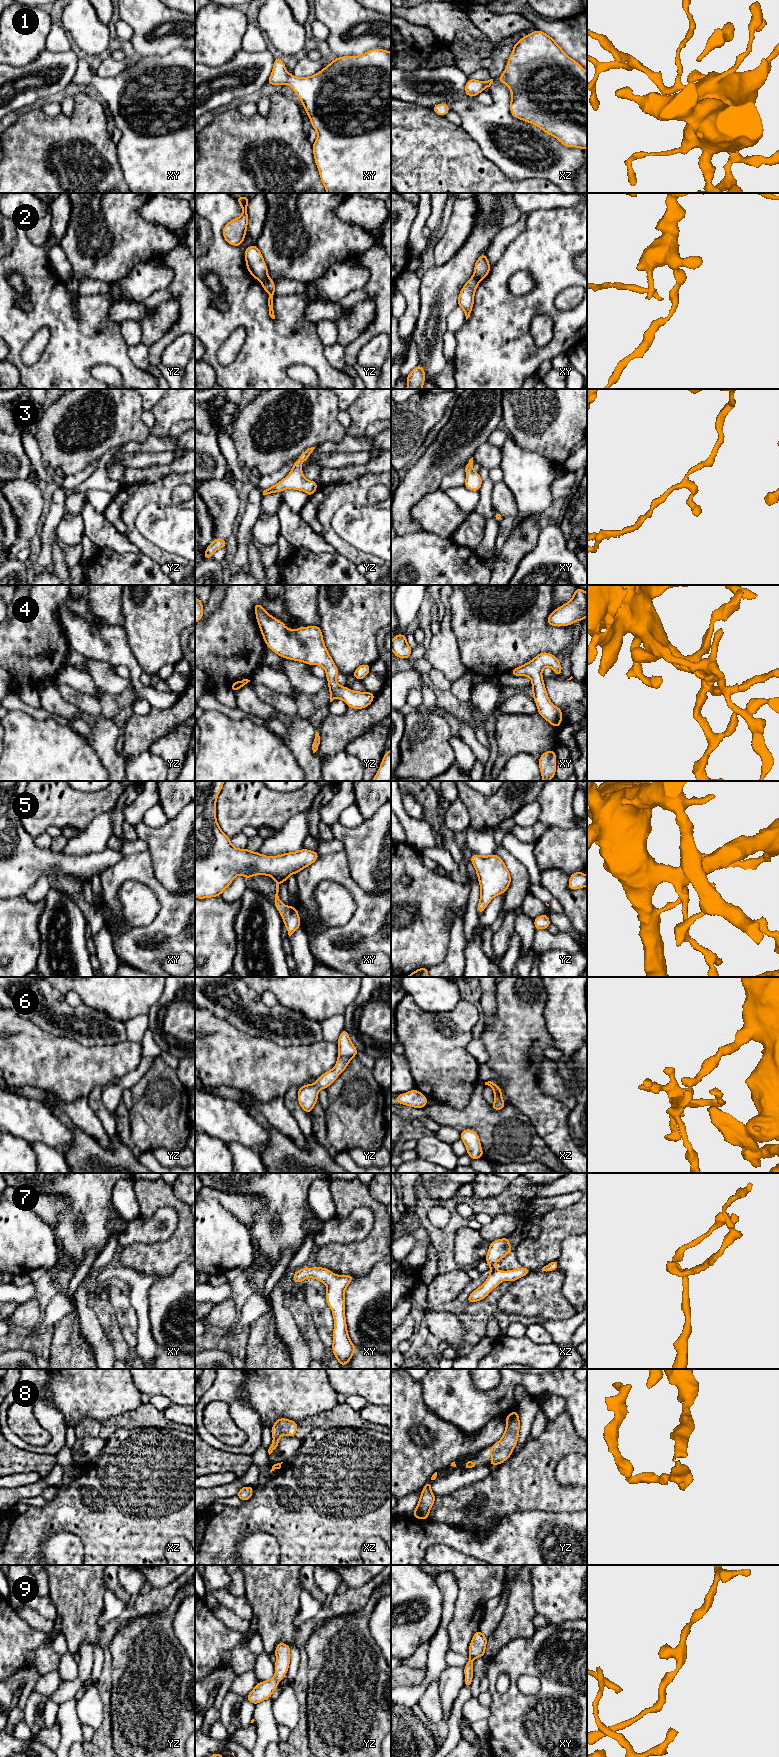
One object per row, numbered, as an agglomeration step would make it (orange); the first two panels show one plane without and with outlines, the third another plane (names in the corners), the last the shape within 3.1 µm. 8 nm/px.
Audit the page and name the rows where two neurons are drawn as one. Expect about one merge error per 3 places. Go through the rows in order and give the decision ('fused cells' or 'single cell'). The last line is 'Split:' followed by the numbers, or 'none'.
1: single cell
2: fused cells
3: single cell
4: single cell
5: single cell
6: single cell
7: single cell
8: single cell
9: single cell
Split: 2

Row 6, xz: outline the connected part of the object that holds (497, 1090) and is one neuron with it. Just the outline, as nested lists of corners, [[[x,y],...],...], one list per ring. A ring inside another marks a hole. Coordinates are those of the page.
[[[491,1081],[485,1082],[485,1085],[490,1086],[493,1089],[493,1092],[494,1092],[495,1101],[491,1105],[491,1108],[493,1110],[502,1110],[505,1107],[506,1104],[505,1104],[504,1100],[502,1099],[501,1088],[497,1084],[495,1084]]]

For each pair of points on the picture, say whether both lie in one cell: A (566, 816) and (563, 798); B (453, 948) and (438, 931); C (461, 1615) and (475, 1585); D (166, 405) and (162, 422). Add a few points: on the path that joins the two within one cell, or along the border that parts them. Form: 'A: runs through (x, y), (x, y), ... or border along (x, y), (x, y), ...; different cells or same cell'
A: runs through (563, 812), (563, 802); same cell
B: border along (454, 919), (449, 931), (447, 954), (438, 963); different cells
C: runs through (468, 1608), (472, 1604), (475, 1592); same cell
D: runs through (166, 409), (164, 418); same cell

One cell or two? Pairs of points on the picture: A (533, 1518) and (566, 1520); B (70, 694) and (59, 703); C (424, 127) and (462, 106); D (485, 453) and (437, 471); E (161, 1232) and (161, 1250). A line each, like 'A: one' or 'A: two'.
A: one
B: two
C: two
D: two
E: two

